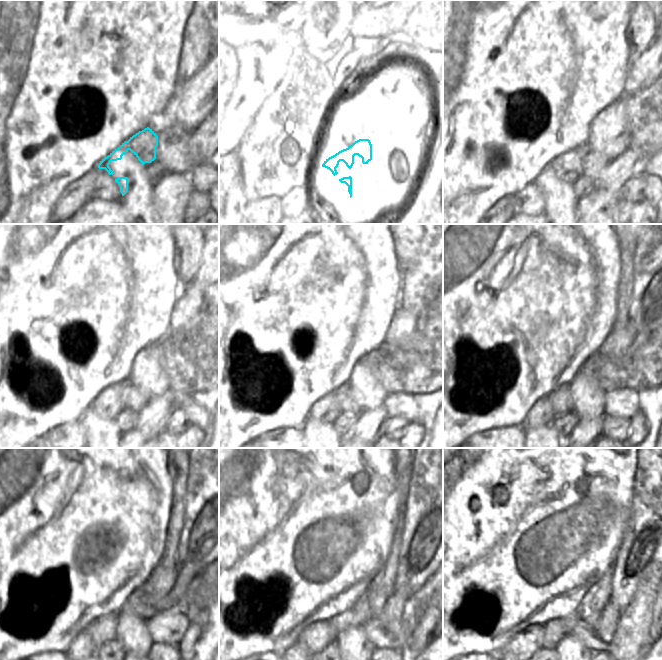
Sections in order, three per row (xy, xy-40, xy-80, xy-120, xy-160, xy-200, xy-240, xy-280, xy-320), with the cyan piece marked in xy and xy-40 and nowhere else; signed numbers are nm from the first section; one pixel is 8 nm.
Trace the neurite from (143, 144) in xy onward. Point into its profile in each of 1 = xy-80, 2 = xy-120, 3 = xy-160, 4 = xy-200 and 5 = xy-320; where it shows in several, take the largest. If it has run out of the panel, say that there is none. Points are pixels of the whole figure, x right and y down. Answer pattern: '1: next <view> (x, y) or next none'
1: next xy-80 (564, 166)
2: next xy-120 (108, 404)
3: next xy-160 (326, 409)
4: next xy-200 (542, 413)
5: next xy-320 (530, 647)

